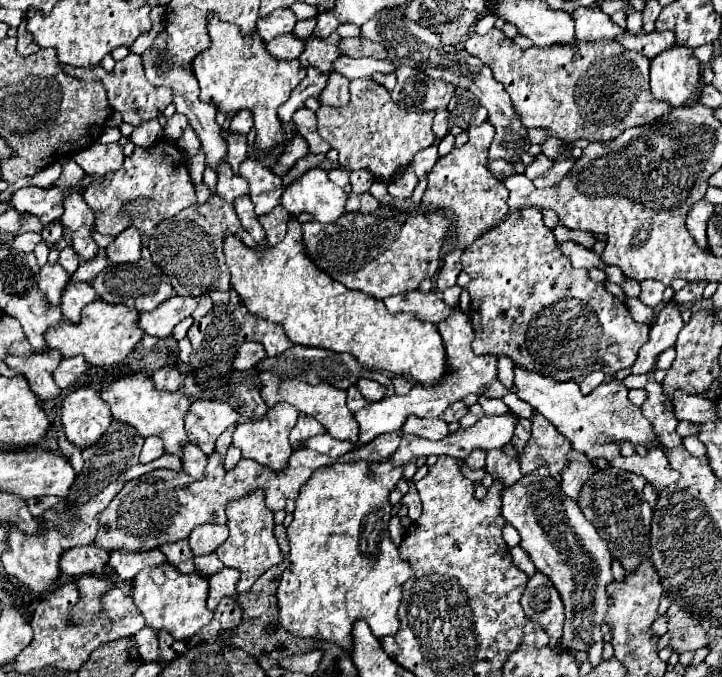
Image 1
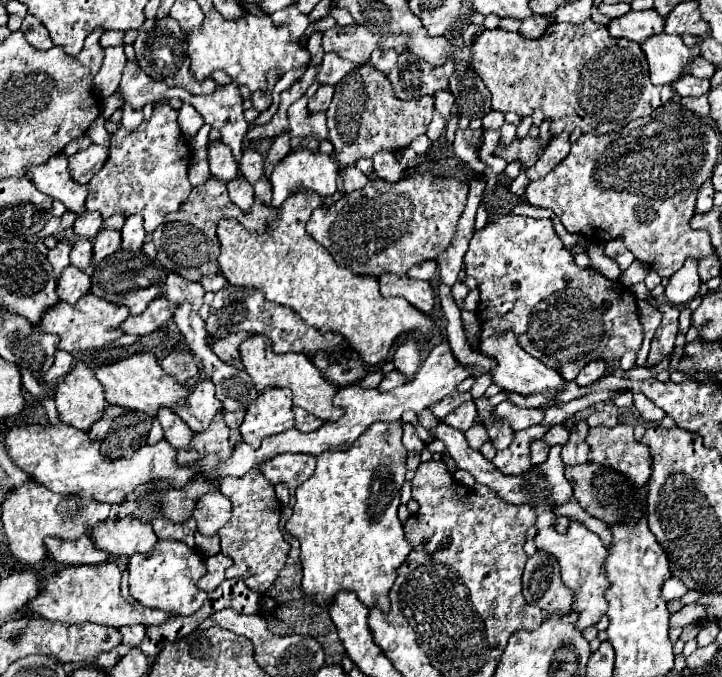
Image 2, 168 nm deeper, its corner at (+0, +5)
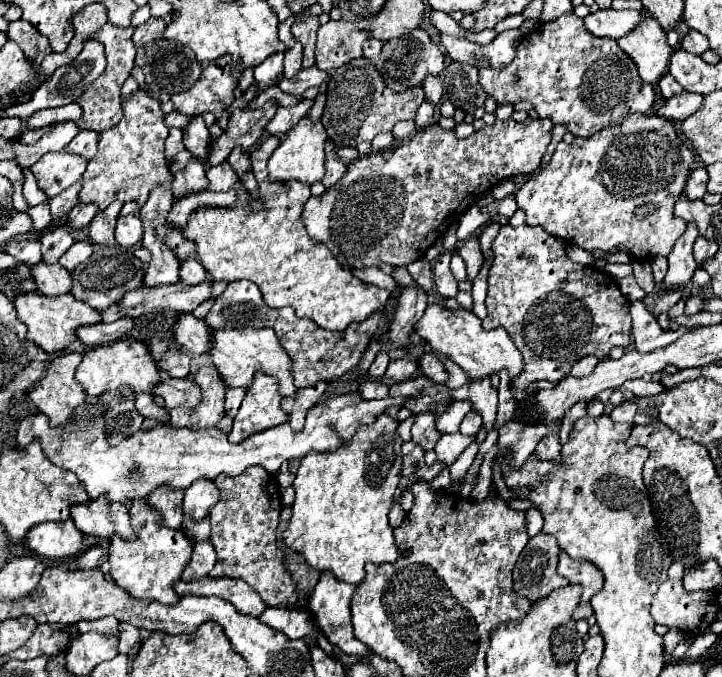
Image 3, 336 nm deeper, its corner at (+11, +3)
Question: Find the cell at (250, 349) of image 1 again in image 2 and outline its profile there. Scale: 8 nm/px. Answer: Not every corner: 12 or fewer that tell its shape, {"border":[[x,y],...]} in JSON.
{"border":[[236,332],[212,342],[222,362],[240,358],[238,346],[248,332]]}

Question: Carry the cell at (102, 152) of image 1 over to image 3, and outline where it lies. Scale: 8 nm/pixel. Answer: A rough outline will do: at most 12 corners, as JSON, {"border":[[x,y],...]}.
{"border":[[65,150],[41,158],[31,172],[55,198],[73,186],[87,158]]}

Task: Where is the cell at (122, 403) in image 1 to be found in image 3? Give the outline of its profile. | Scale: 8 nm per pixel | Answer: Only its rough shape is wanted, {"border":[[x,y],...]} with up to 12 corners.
{"border":[[127,338],[85,352],[75,380],[89,396],[121,386],[153,394],[161,374]]}

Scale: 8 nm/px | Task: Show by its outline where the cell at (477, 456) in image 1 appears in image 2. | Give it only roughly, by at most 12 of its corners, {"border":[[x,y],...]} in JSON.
{"border":[[472,424],[466,430],[466,440],[474,450],[488,442],[486,428]]}

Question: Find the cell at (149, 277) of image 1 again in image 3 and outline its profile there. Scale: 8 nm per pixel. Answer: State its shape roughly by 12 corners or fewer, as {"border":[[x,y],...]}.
{"border":[[95,246],[71,272],[77,300],[107,310],[143,286],[129,248]]}

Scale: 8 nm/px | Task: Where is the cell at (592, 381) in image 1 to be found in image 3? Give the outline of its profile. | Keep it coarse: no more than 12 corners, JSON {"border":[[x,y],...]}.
{"border":[[581,358],[573,364],[571,376],[591,376],[597,358]]}

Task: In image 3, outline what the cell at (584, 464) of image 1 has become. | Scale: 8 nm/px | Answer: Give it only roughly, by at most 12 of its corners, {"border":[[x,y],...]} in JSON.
{"border":[[587,404],[571,406],[559,430],[559,444],[569,440],[573,424],[587,414]]}

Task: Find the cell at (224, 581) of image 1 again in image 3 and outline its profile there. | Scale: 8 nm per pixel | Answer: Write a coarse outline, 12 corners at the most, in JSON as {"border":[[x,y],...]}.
{"border":[[209,540],[197,542],[181,580],[203,578],[217,564]]}

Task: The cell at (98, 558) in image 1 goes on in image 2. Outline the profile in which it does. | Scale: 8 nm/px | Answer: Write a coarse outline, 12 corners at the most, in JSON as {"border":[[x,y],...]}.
{"border":[[48,536],[46,552],[64,566],[108,560],[90,536],[62,540]]}

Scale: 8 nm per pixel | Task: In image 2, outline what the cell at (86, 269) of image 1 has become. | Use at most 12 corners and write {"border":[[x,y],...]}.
{"border":[[100,230],[94,264],[120,248],[120,230]]}

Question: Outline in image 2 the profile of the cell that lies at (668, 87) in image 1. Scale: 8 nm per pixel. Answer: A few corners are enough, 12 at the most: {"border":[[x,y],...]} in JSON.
{"border":[[680,36],[640,42],[652,84],[674,84],[692,60]]}

